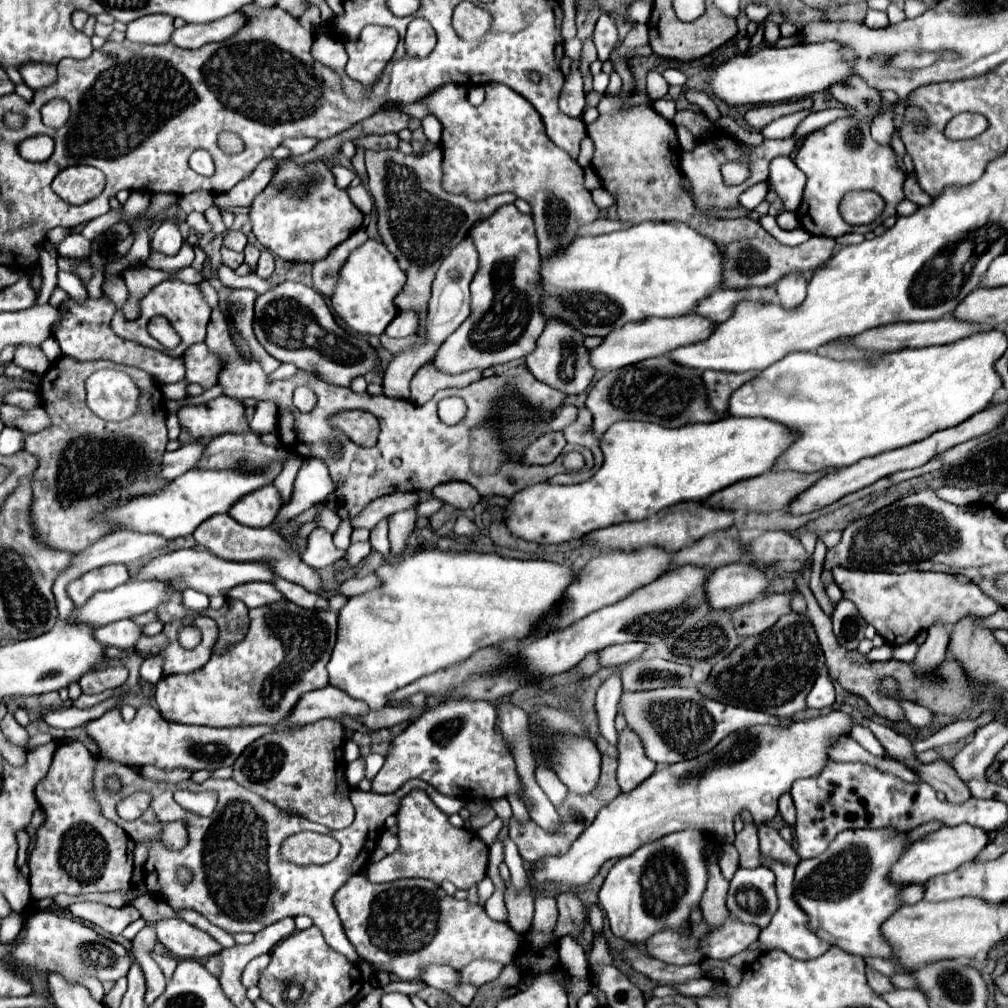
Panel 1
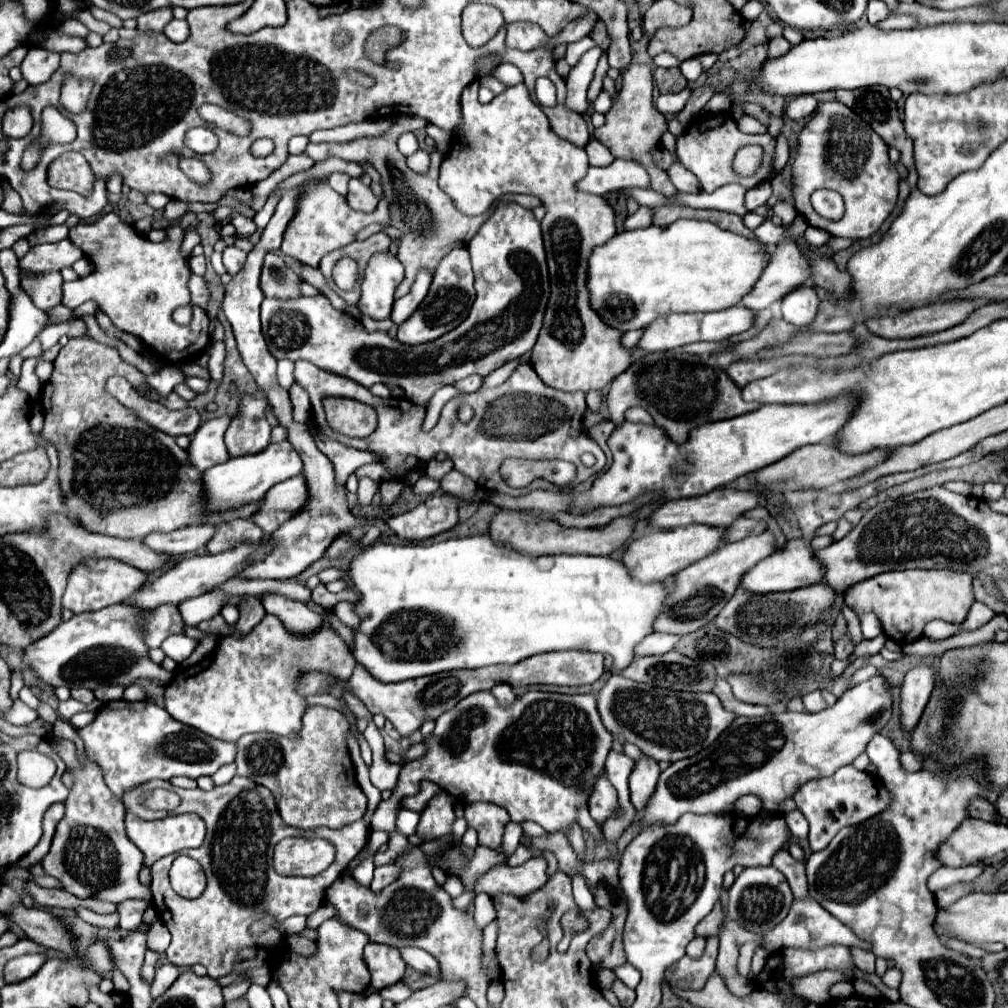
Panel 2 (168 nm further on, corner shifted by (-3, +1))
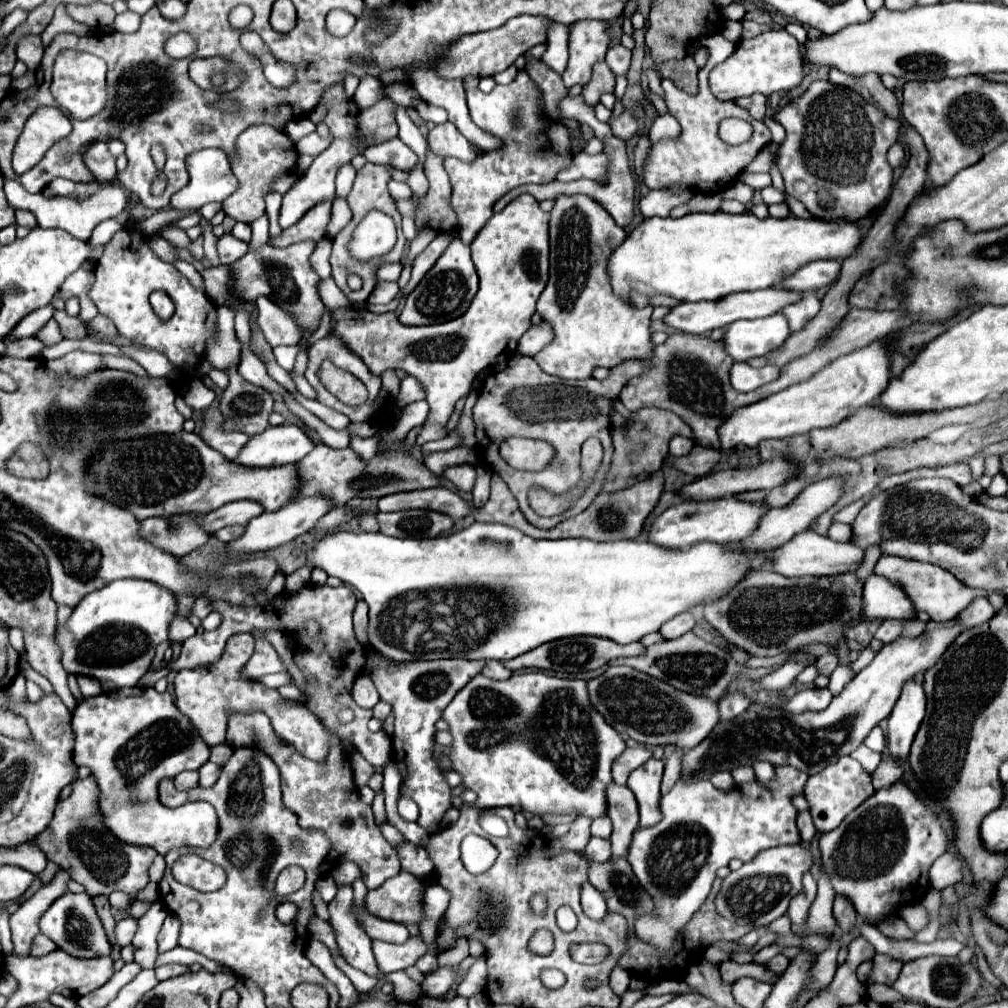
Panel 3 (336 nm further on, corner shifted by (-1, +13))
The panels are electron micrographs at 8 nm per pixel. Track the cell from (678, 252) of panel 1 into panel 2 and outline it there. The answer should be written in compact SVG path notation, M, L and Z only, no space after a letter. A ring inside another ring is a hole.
M679 219L669 227L645 227L617 233L609 243L593 247L587 263L587 291L595 313L613 329L643 329L653 319L671 313L709 313L737 305L747 295L769 263L769 249L731 231L721 231L709 221Z

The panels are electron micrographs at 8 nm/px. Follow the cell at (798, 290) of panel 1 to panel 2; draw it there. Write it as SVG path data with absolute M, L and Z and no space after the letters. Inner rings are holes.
M811 285L797 287L797 291L789 291L783 299L783 319L797 327L807 327L817 315L817 305L819 297Z

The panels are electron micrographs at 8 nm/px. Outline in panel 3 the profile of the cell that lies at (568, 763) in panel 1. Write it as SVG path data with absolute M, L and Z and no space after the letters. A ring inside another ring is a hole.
M611 783L607 787L607 815L613 821L611 835L611 859L619 859L627 855L627 845L631 845L631 835L639 823L637 799L629 791L629 787L621 787Z

